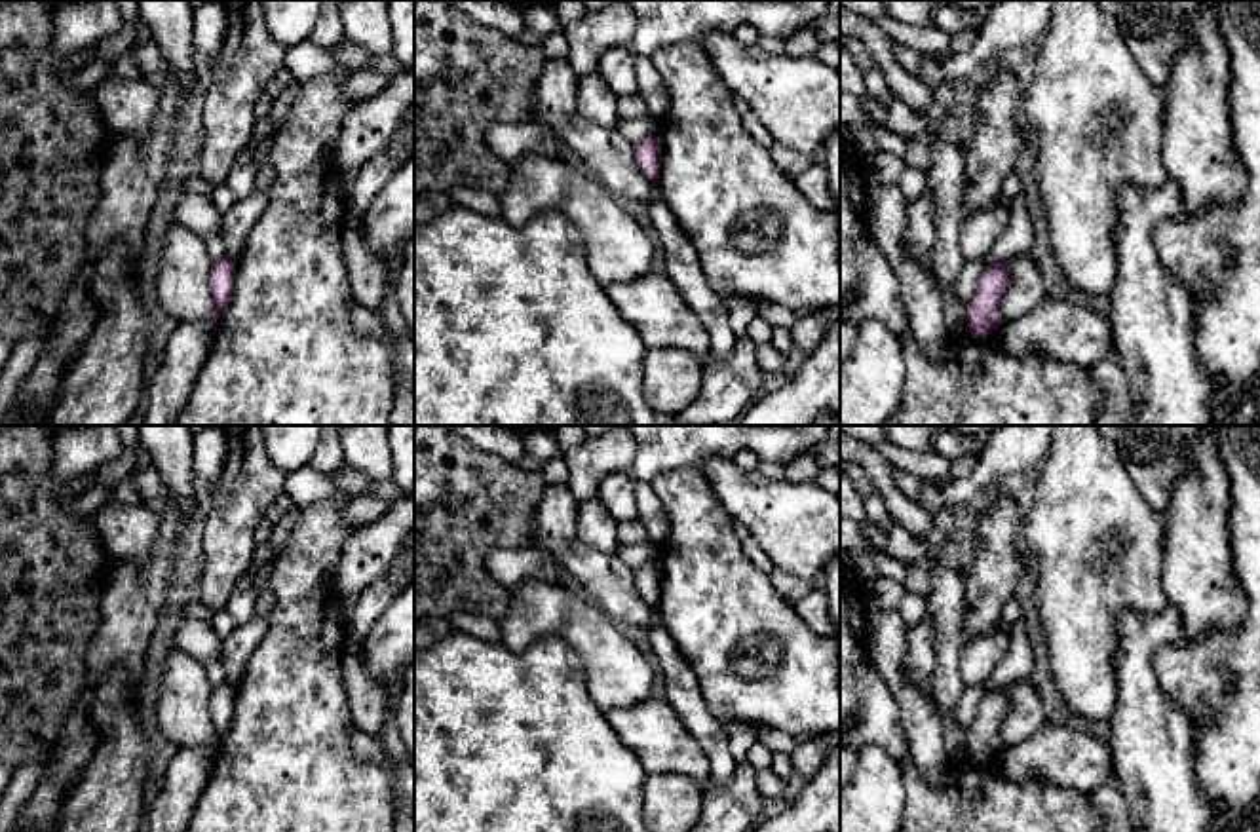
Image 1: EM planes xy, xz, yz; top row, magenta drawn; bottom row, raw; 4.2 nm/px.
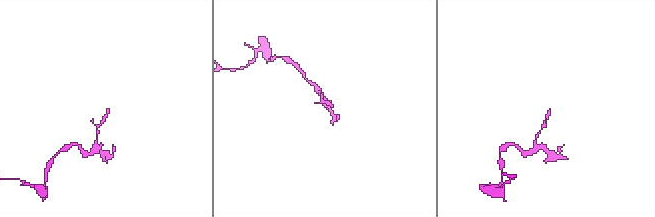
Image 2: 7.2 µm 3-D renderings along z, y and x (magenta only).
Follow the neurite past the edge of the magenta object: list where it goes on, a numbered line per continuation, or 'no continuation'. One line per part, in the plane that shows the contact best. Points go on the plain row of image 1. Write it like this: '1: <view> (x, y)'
no continuation

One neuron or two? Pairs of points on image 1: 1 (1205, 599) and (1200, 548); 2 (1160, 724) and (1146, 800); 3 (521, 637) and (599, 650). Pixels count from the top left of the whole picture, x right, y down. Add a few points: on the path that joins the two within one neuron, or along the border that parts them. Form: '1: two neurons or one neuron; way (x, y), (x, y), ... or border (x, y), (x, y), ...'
1: one neuron; way (1202, 586), (1200, 561)
2: one neuron; way (1154, 743), (1154, 781)
3: one neuron; way (540, 618), (567, 616), (582, 631)

